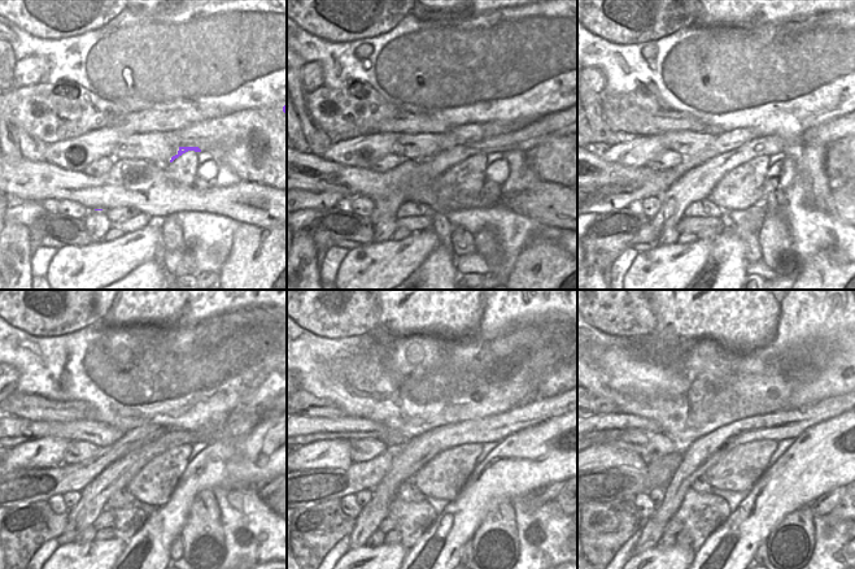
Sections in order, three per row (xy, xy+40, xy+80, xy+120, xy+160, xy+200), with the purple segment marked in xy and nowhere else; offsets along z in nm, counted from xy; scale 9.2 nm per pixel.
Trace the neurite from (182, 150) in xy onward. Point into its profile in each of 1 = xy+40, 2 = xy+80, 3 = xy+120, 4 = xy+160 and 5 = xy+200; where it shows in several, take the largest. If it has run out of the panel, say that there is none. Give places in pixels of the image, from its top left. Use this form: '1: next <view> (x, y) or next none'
1: next xy+40 (548, 126)
2: next xy+80 (697, 183)
3: next xy+120 (117, 476)
4: next xy+160 (405, 467)
5: next xy+200 (694, 465)

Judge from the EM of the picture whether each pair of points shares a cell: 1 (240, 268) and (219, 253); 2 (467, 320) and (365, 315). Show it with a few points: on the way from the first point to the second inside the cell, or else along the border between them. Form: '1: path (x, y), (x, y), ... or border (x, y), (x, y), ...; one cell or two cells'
1: border (230, 251), (226, 261), (218, 270); two cells
2: border (380, 303), (378, 325); two cells

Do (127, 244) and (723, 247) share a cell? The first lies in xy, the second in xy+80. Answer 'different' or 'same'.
different

